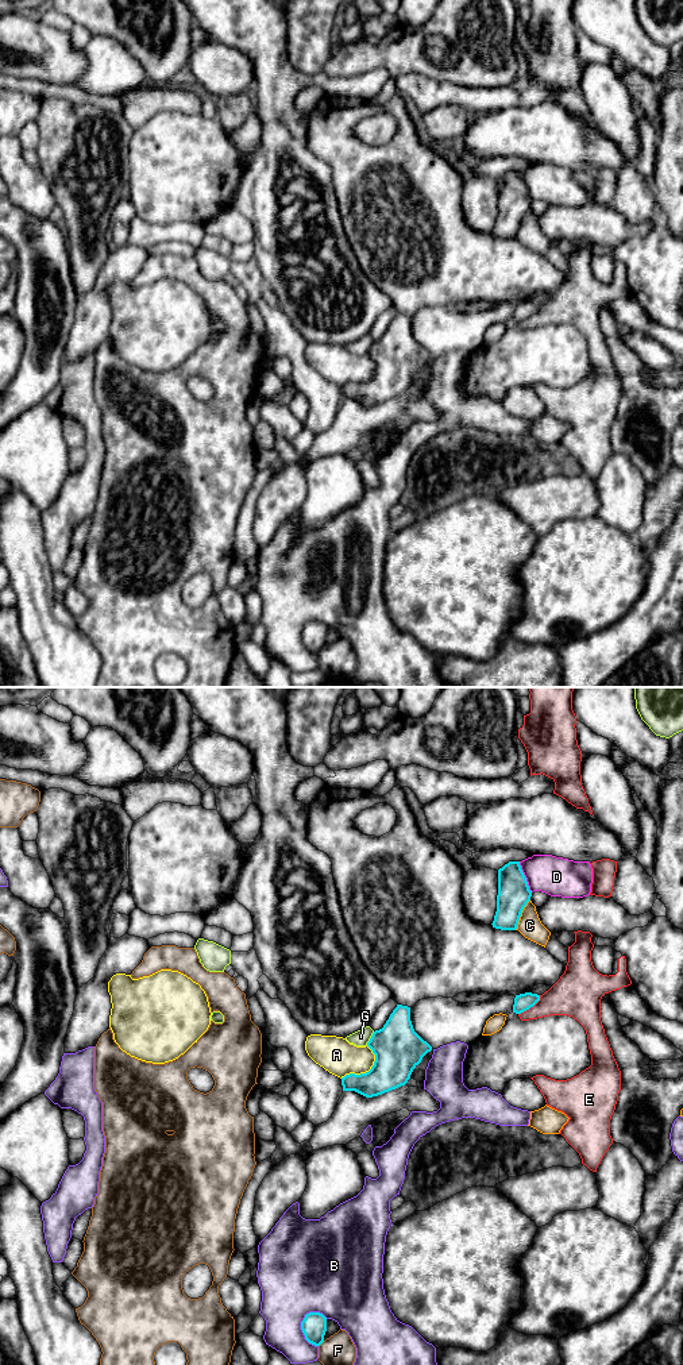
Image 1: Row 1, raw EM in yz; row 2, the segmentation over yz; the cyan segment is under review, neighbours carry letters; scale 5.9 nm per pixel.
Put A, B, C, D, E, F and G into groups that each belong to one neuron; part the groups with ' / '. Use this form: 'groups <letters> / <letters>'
groups A / B / C / D / E / F / G

